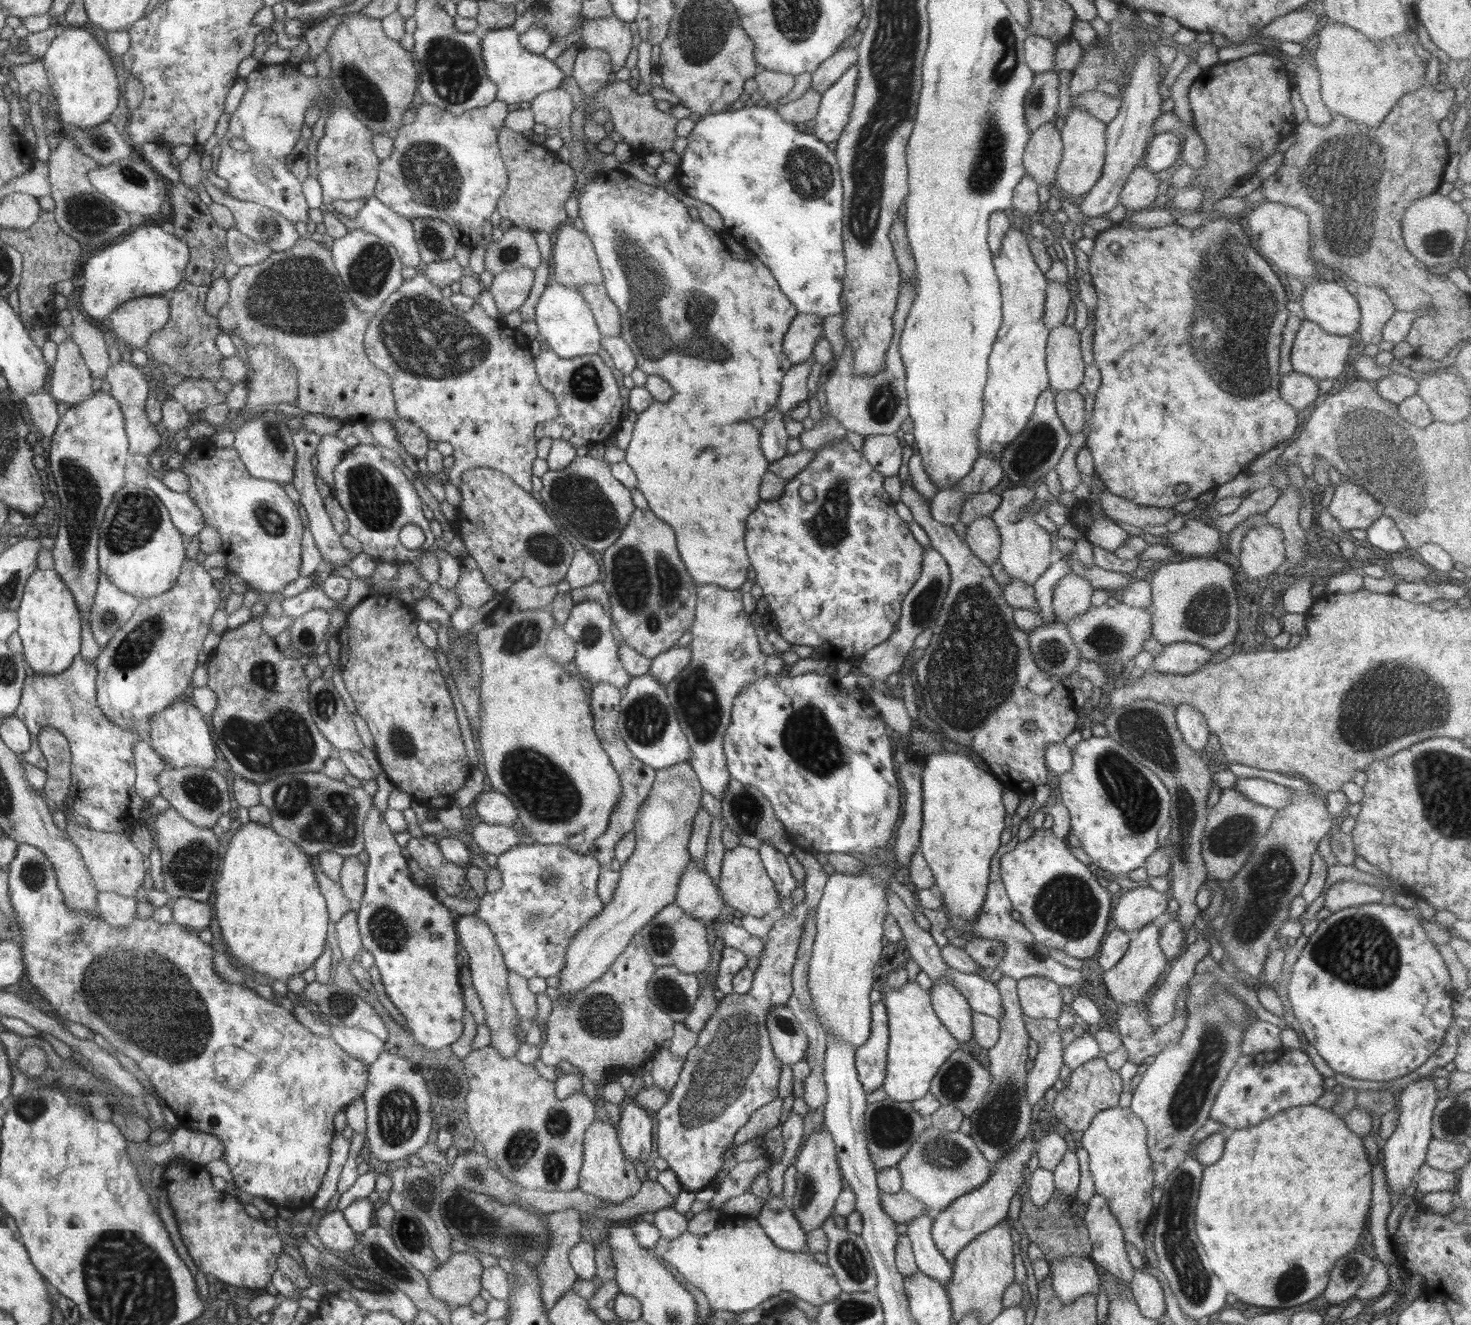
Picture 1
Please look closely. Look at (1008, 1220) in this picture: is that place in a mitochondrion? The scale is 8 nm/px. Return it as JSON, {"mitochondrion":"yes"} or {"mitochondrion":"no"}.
{"mitochondrion":"no"}

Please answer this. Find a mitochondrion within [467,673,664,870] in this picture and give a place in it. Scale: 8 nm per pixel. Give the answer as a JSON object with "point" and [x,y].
{"point":[545,792]}

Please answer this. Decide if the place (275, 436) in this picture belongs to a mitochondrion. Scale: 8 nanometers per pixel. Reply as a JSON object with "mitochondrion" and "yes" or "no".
{"mitochondrion":"yes"}

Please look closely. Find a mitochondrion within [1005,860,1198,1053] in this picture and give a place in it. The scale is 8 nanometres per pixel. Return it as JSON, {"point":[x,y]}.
{"point":[1067,905]}

